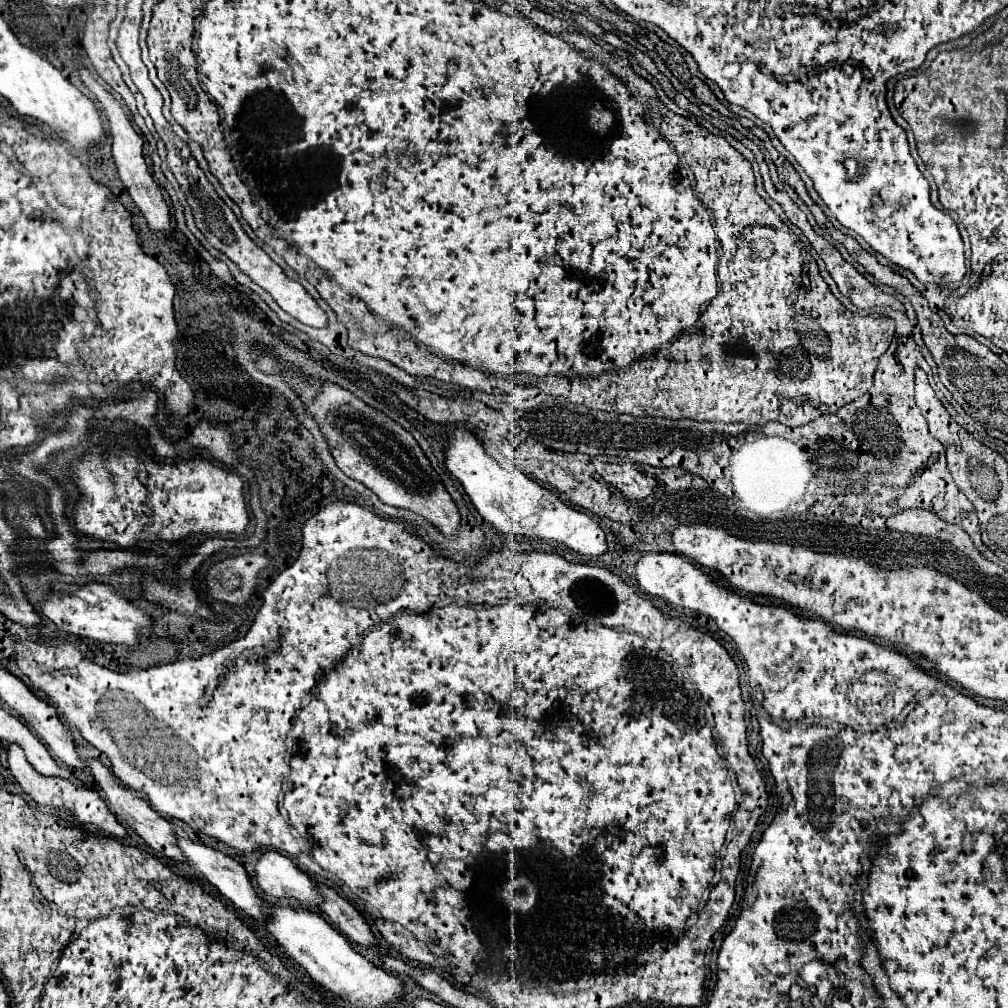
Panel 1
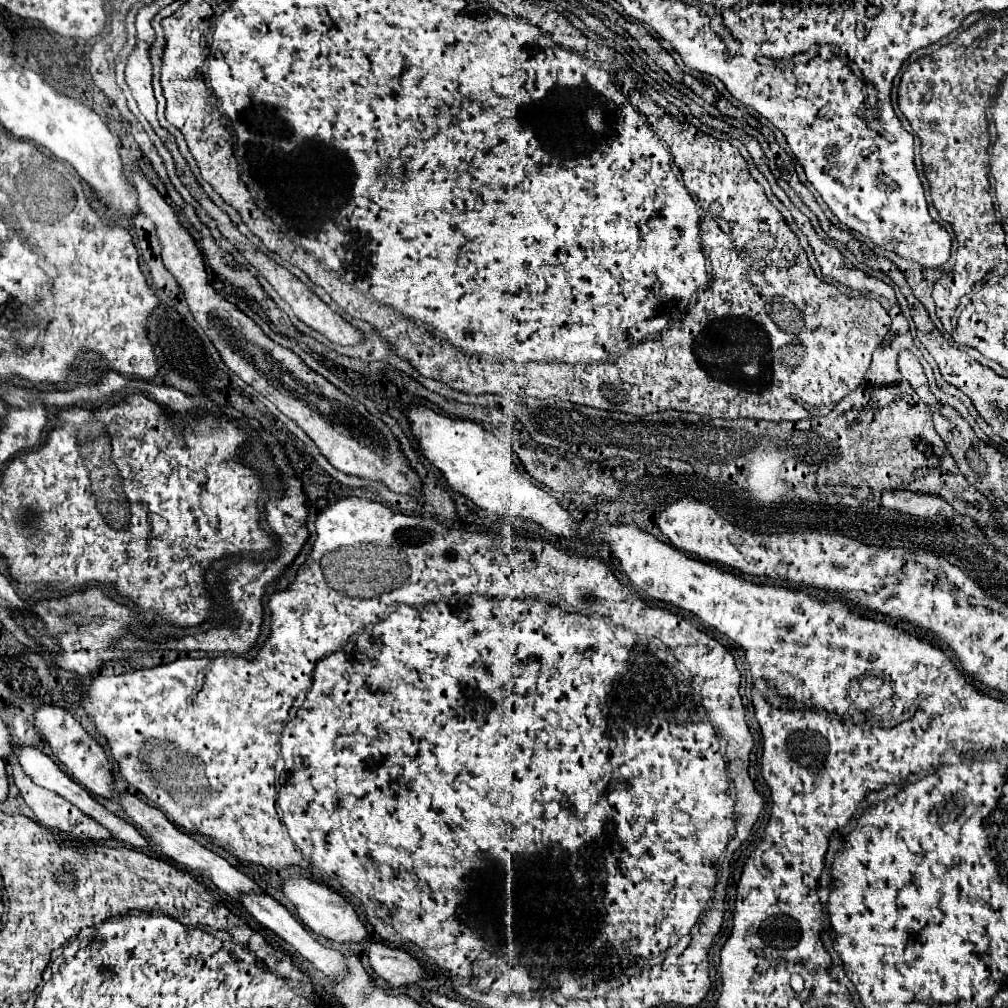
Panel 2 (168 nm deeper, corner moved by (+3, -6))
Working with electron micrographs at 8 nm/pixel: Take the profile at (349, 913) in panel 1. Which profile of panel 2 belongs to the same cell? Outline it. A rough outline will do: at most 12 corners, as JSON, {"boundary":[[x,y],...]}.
{"boundary":[[363,940],[371,968],[393,988],[423,980],[401,948]]}

